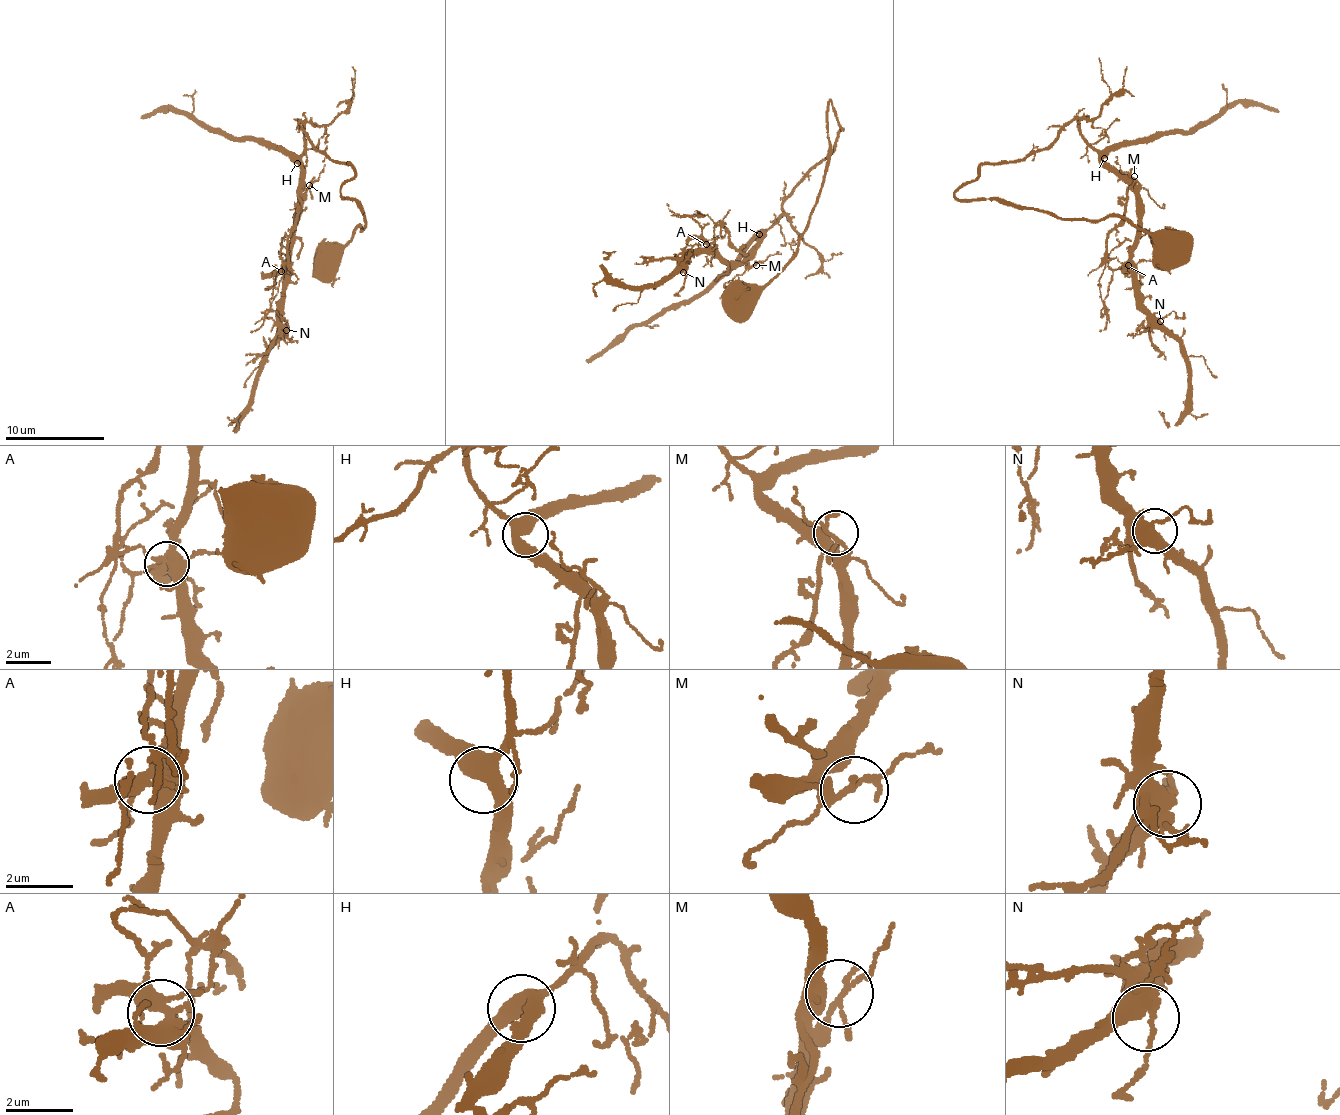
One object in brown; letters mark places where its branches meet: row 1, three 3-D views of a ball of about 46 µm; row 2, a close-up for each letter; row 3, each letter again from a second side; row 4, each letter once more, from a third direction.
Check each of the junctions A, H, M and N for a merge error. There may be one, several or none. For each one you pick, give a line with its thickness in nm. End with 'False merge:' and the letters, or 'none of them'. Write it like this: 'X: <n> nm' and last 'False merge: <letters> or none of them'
False merge: none of them

